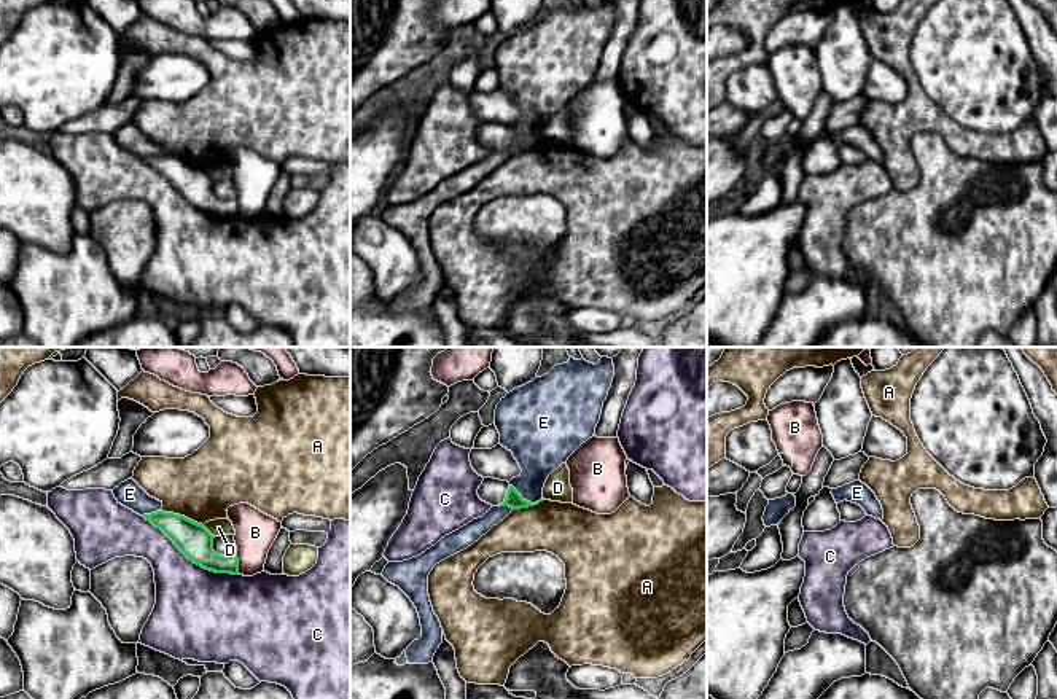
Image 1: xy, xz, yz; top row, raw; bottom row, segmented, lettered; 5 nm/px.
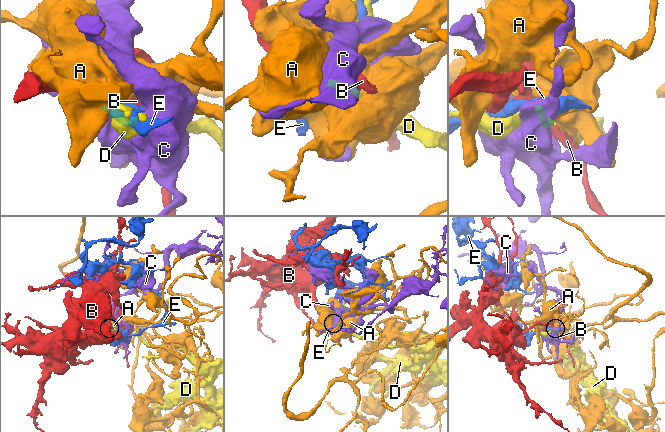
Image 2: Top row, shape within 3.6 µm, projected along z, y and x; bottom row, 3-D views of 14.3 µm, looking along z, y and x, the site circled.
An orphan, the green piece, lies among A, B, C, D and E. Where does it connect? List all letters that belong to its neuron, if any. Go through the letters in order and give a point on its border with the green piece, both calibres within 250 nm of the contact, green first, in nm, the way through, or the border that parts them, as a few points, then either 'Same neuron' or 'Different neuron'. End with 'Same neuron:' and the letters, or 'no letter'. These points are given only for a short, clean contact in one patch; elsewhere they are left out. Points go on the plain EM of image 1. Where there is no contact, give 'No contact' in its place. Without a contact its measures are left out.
A: Touches green at xy (182, 160). Thickness 170 nm (green) against 340 nm. Different neuron
B: Touches green at xy (237, 207). Thickness 170 nm (green) against 200 nm. Boundary: xy (236, 199), (239, 215). Different neuron
C: Touches green at xy (190, 203). Thickness 170 nm (green) against 400 nm. Different neuron
D: Touches green at xy (209, 175). Thickness 170 nm (green) against 90 nm. Boundary: xy (202, 169), (214, 180). Different neuron
E: Touches green at xz (526, 144). Thickness 90 nm (green) against 240 nm. Boundary: xz (510, 128), (524, 142), (530, 145), (542, 144). Different neuron
Same neuron: no letter

